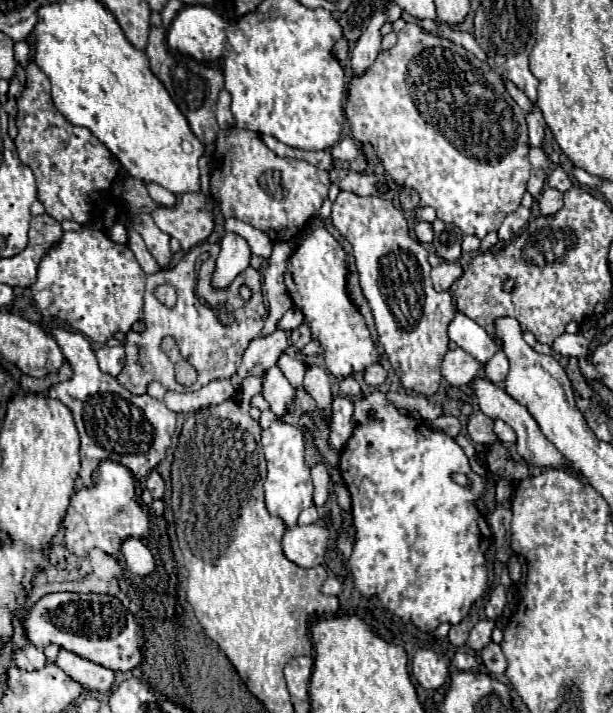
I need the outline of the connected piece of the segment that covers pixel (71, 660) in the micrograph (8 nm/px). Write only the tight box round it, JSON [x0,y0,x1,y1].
[55,649,115,691]

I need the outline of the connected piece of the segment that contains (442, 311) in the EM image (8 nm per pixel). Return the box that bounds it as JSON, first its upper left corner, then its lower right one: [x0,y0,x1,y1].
[331,193,455,395]

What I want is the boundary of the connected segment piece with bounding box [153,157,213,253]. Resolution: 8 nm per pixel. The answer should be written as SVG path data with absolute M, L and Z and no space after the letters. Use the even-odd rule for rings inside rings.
M201 159L201 189L195 193L181 195L179 203L173 209L159 207L153 211L153 219L161 231L175 235L181 243L181 251L187 253L197 243L205 241L213 231L213 215L207 211L209 195L209 161Z

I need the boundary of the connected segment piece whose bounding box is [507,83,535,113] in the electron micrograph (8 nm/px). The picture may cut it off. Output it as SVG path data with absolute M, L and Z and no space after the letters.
M507 83L507 91L509 91L509 95L515 99L515 103L525 111L525 113L529 113L529 111L533 111L533 103L527 99L527 95L521 91L521 89L517 89L513 83Z

